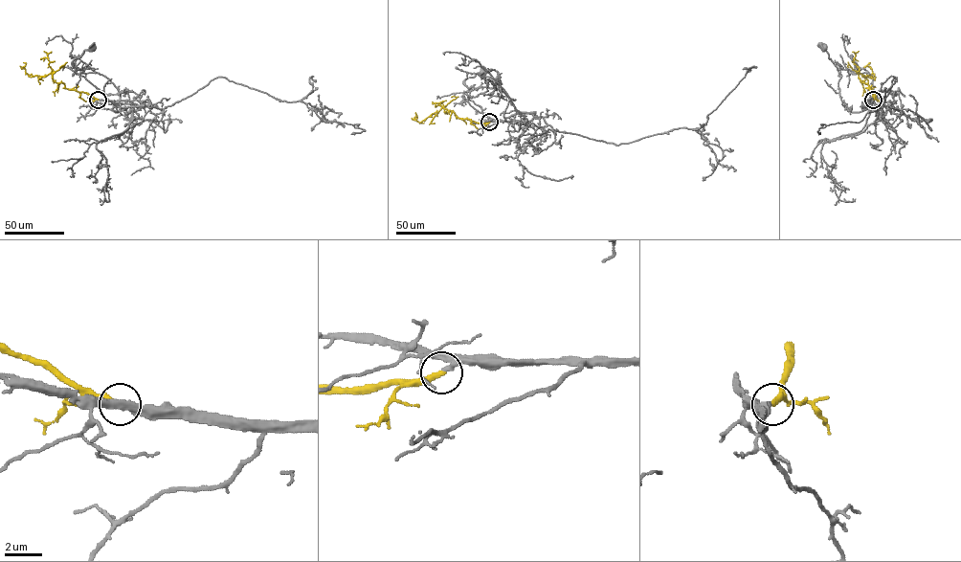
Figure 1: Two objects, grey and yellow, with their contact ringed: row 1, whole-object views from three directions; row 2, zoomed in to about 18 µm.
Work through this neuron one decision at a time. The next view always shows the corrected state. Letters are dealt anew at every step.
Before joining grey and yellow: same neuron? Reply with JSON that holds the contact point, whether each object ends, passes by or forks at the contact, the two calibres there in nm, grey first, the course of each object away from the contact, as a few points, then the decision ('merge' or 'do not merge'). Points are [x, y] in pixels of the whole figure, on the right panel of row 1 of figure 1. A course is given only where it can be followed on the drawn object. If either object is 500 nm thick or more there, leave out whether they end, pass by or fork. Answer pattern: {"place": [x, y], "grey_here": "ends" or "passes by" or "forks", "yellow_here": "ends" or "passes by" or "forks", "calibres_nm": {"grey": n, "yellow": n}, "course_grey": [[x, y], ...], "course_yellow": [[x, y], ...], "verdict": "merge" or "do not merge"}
{"place": [873, 100], "grey_here": "passes by", "yellow_here": "ends", "calibres_nm": {"grey": 220, "yellow": 320}, "course_grey": [[873, 100], [866, 109], [849, 111], [839, 95], [840, 77], [824, 47]], "course_yellow": [[873, 100], [874, 93], [867, 84], [860, 81], [858, 72], [863, 77], [873, 77], [867, 65], [870, 62]], "verdict": "merge"}

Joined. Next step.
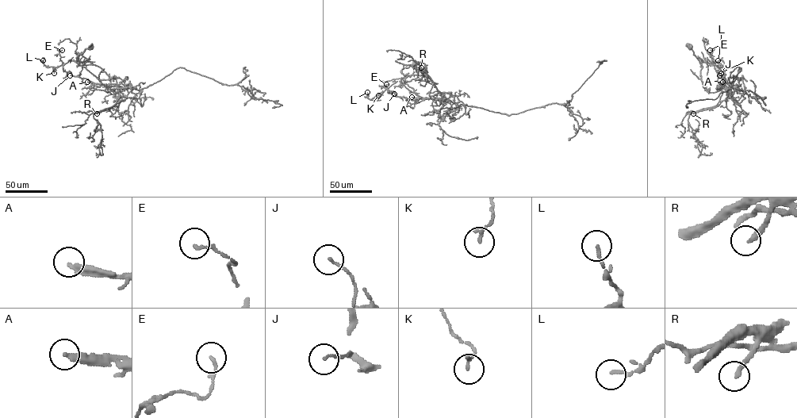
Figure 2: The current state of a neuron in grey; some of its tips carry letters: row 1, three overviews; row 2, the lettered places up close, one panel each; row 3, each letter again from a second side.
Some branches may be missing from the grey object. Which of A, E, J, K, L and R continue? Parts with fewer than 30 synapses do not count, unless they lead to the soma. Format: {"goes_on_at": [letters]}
{"goes_on_at": ["A", "R"]}

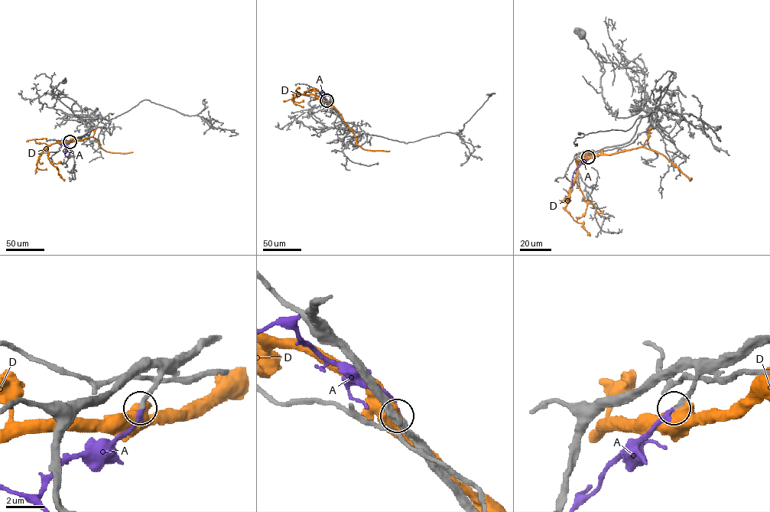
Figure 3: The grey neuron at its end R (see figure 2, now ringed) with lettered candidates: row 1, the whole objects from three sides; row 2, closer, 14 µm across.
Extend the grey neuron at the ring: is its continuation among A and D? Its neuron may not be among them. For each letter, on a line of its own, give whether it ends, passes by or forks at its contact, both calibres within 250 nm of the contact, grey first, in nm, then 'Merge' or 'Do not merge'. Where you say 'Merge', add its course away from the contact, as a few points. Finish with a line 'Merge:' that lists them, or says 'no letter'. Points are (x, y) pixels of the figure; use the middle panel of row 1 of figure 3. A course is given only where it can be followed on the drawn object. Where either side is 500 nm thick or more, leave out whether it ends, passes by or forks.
A: It ends there. Thickness 240 nm (grey) against 240 nm. Merge. Its course: (327, 100), (323, 96), (322, 90)
D: Thickness 280 nm (grey) against 650 nm. Do not merge
Merge: A

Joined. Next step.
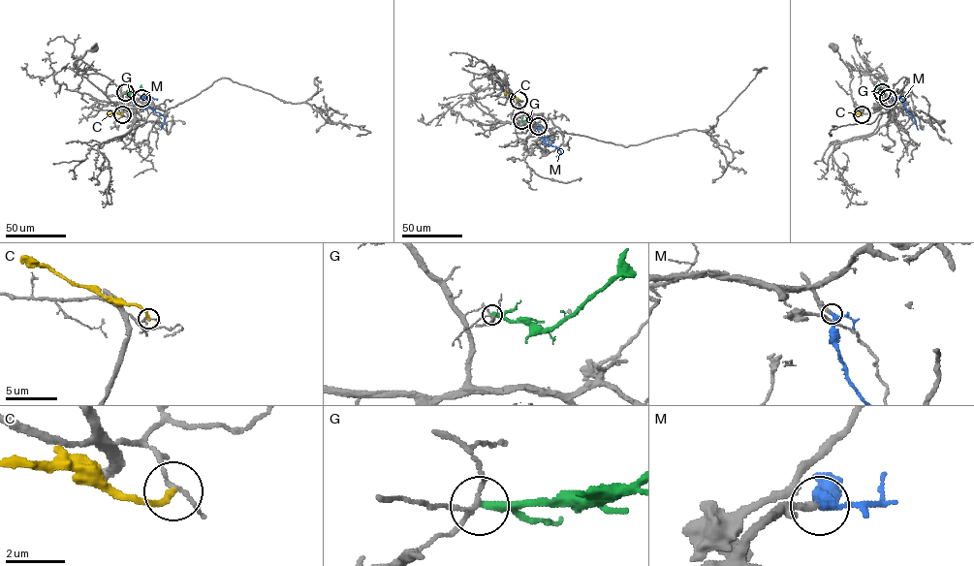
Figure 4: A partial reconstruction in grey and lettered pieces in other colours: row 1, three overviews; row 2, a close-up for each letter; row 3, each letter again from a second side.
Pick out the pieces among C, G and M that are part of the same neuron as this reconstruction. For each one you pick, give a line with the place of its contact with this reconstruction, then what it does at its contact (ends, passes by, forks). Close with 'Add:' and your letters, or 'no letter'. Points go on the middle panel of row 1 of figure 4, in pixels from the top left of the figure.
M: meets grey at (538, 126); it passes by
Add: M

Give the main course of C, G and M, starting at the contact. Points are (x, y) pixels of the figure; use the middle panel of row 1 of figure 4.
C: (518, 100), (504, 92)
G: (521, 120), (537, 117)
M: (537, 127), (546, 143), (560, 151), (556, 156)

